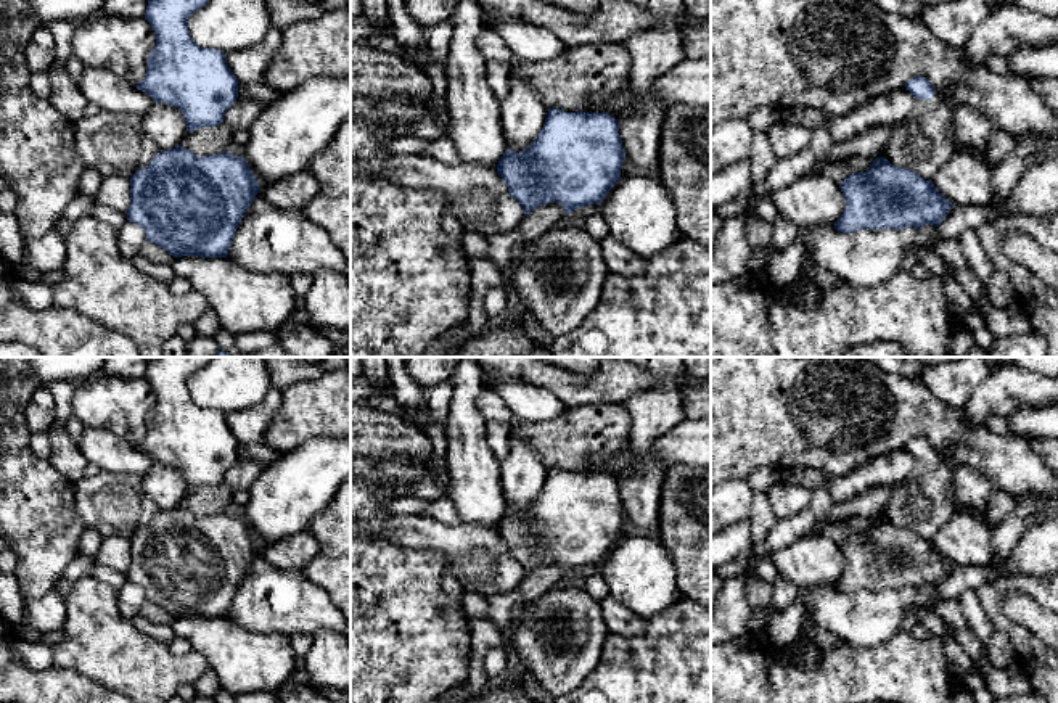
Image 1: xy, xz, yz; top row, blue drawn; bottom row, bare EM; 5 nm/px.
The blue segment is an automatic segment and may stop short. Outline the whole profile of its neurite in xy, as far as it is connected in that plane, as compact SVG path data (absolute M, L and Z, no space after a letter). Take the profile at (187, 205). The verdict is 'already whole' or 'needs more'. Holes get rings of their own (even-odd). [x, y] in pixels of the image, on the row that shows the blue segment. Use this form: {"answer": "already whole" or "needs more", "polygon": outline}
{"answer": "already whole", "polygon": "M177 145L159 151L146 167L130 177L127 220L145 230L146 241L174 257L227 257L238 224L259 193L259 187L243 156L222 151L199 158Z"}

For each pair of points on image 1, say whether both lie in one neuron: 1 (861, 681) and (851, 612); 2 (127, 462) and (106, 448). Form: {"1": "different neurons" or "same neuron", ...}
{"1": "different neurons", "2": "same neuron"}

